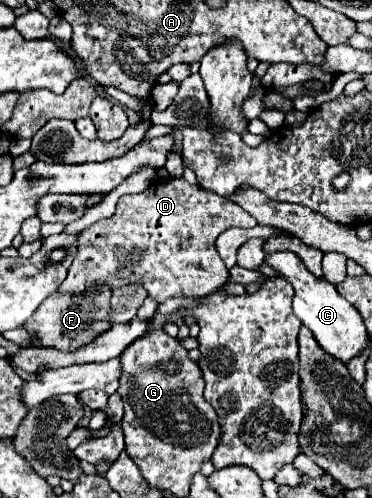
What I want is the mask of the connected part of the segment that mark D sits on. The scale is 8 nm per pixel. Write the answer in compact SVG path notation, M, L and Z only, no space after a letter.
M184 178L158 182L146 188L140 194L122 196L118 200L118 210L112 218L100 220L80 232L78 236L78 254L70 266L68 278L60 284L60 292L84 292L94 284L108 284L110 288L126 286L126 284L142 284L150 298L158 304L166 302L168 298L180 298L180 296L206 296L214 292L216 288L224 286L228 282L228 268L224 266L220 254L216 252L216 238L232 228L254 228L258 222L242 210L238 204L230 202L224 196L218 196L214 192L208 192L204 188L188 184Z

